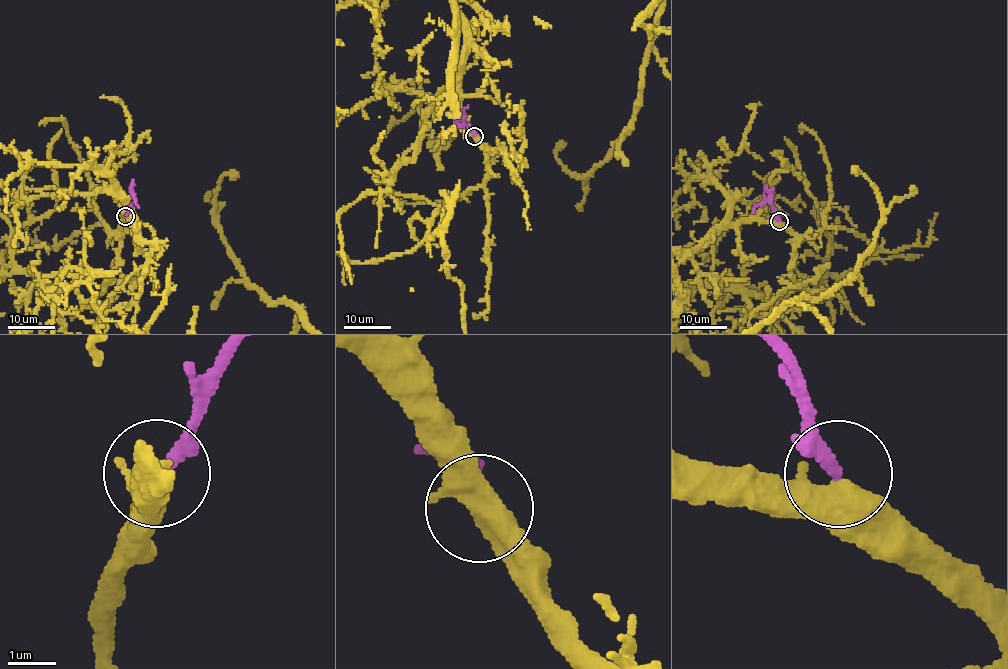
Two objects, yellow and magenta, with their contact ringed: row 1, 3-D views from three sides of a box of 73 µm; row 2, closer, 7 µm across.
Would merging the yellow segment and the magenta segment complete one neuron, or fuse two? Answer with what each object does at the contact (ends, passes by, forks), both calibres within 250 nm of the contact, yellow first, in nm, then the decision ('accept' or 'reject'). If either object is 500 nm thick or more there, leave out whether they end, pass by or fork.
yellow forks | magenta ends | 380/260 nm | accept

